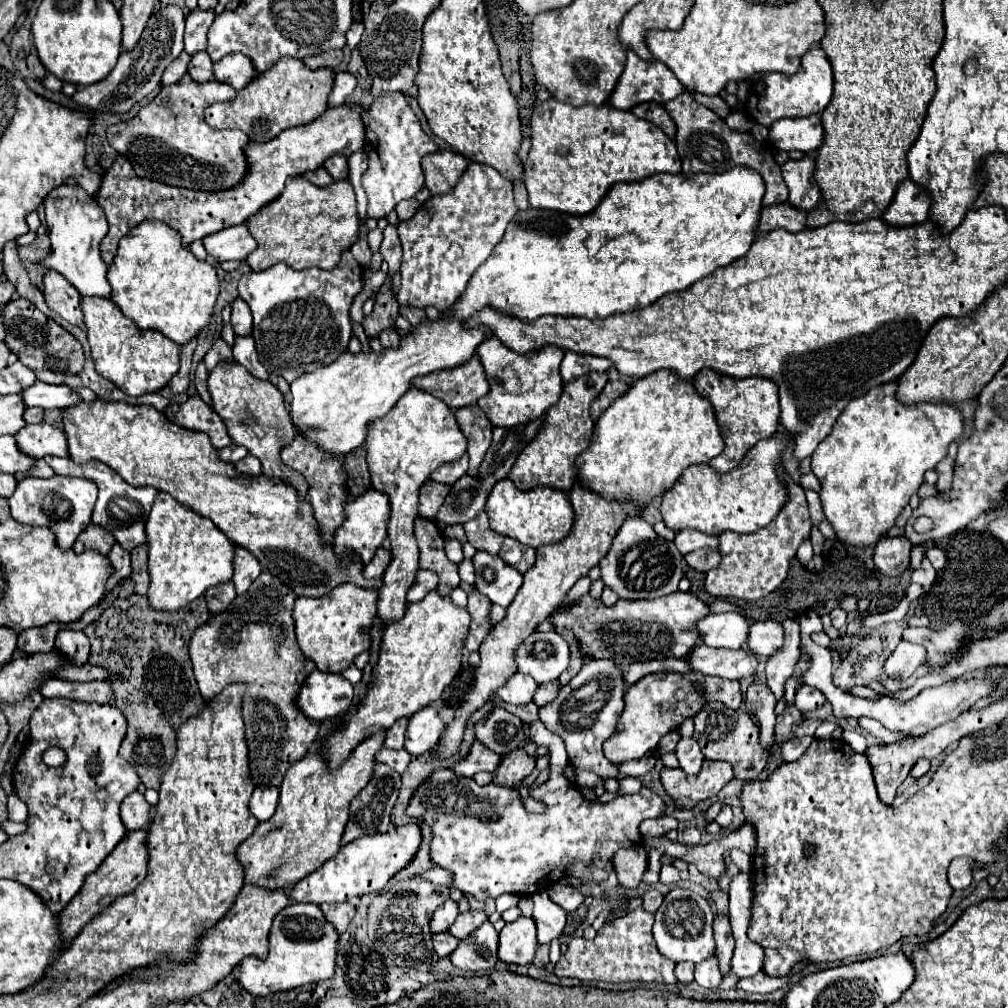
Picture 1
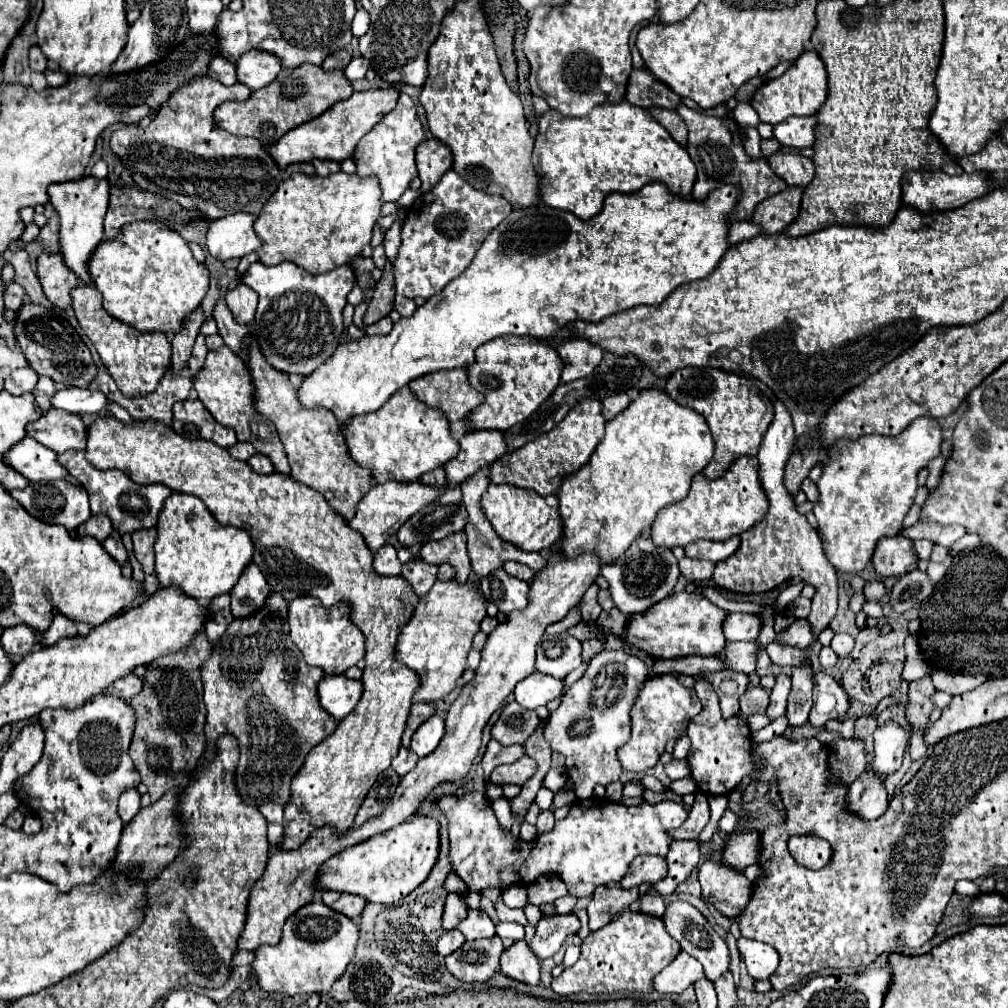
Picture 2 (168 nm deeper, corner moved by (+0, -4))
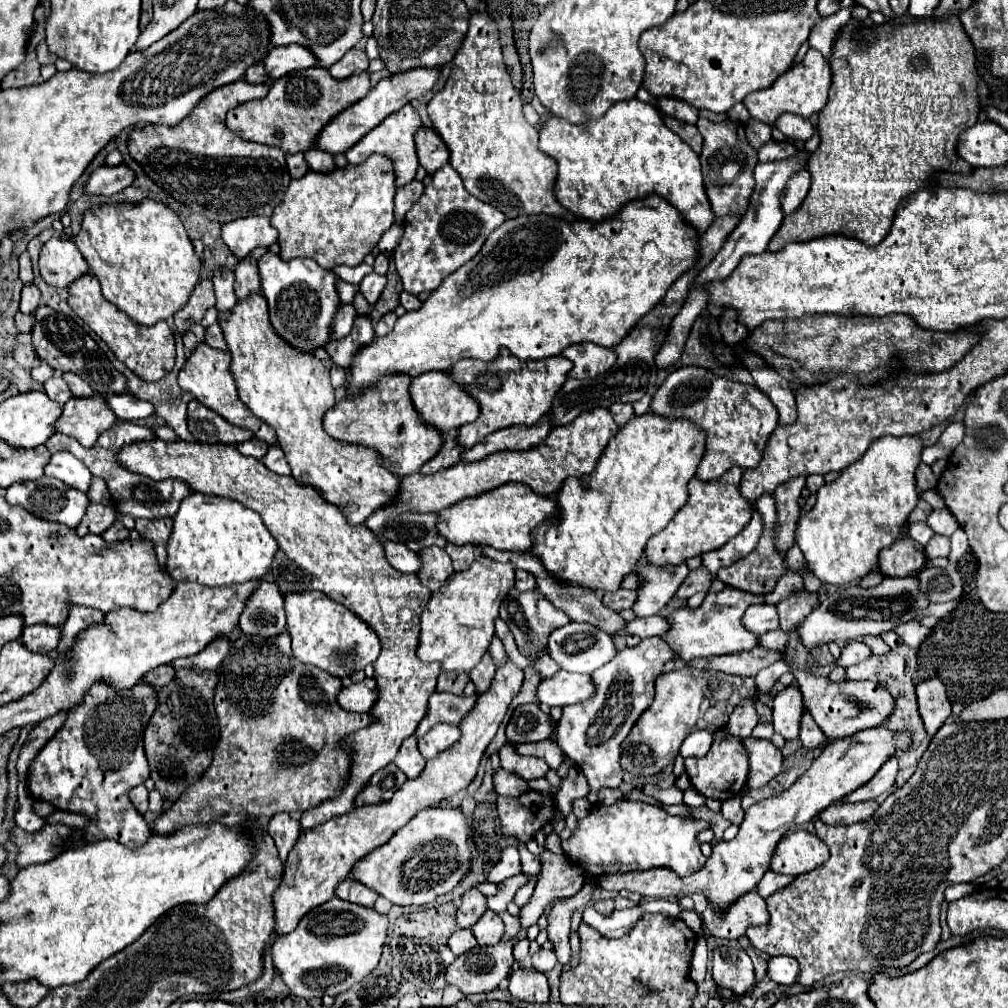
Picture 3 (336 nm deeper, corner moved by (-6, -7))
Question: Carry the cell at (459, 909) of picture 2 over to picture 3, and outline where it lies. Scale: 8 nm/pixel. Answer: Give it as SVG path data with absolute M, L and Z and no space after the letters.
M478 890L464 892L462 904L456 914L458 928L472 928L486 910L488 910L488 904L486 904L486 896L482 892L478 892Z

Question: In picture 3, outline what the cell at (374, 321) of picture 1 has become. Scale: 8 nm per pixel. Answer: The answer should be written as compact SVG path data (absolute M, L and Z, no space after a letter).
M390 264L390 270L388 270L386 278L388 278L388 284L386 284L384 292L380 294L378 302L372 306L372 312L370 312L370 318L374 322L378 322L384 314L392 312L400 304L398 298L400 298L400 292L402 292L402 282L400 282L400 276L398 276L394 264Z

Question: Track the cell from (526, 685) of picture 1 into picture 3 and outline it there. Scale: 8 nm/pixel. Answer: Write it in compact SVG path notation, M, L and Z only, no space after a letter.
M560 670L538 686L538 700L548 706L566 706L590 700L596 694L596 684L590 674Z

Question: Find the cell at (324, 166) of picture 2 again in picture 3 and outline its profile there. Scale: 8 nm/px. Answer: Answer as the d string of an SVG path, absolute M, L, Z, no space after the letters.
M318 148L308 150L308 152L304 152L304 158L306 158L308 166L316 172L330 172L336 168L332 154L328 154L326 150L318 150Z

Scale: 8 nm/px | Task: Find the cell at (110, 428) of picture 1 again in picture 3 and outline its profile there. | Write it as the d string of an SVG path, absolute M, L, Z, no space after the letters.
M164 440L136 442L122 448L118 462L152 480L178 478L188 482L194 492L246 502L248 508L254 508L262 516L280 546L272 570L268 572L268 580L272 580L284 594L322 590L376 630L382 642L382 652L374 662L374 680L380 690L378 702L372 708L374 722L344 738L344 748L352 752L348 786L340 796L306 810L300 824L302 828L314 828L334 816L350 812L356 794L374 770L394 762L400 744L414 734L426 714L428 698L436 690L442 666L438 666L438 662L426 664L416 656L420 614L430 598L430 590L416 574L400 574L388 564L384 544L368 526L348 524L340 510L324 502L312 486L300 486L292 476L280 476L268 470L262 460L242 456L232 444L192 444L184 440L174 444Z

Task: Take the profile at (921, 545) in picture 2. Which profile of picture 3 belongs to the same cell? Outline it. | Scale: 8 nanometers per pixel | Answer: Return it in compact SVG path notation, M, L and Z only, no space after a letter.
M912 524L910 526L910 536L916 540L916 542L920 542L922 546L926 546L928 544L928 540L934 536L934 532L932 532L932 528L928 528L926 524Z

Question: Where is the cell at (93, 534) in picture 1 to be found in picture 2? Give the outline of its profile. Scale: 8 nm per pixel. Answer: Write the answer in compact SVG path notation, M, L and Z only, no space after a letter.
M92 515L88 523L82 523L82 527L70 532L72 537L94 537L98 543L104 543L112 533L112 523L106 519L106 515Z

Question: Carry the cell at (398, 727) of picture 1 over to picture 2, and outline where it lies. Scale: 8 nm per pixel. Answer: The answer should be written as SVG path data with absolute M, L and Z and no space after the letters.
M418 705L418 707L412 707L410 709L410 715L408 715L408 721L406 721L406 731L402 735L402 747L408 747L410 745L410 739L414 735L414 731L424 723L426 717L434 715L434 707L432 705Z

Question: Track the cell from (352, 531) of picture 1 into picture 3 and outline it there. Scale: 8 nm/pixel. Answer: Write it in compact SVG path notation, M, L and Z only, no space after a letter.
M594 408L592 412L580 414L572 424L554 428L542 444L538 444L530 450L524 450L524 452L500 450L500 452L488 454L484 460L478 460L478 462L462 462L460 460L458 464L442 468L434 474L414 472L414 474L402 478L398 500L392 506L372 514L366 522L366 526L376 536L380 536L380 530L384 530L384 522L388 522L388 518L392 518L392 514L400 514L406 510L410 510L410 512L438 512L444 506L460 502L462 498L478 496L482 492L494 490L506 482L520 482L520 484L530 486L536 494L554 496L560 490L564 478L584 476L596 468L600 454L608 446L610 438L616 436L616 432L618 432L618 424L612 420L610 412L606 408Z

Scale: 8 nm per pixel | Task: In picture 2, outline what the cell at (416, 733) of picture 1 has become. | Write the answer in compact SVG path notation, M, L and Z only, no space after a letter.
M434 713L430 719L426 719L426 721L418 727L416 733L412 735L410 749L412 749L418 757L426 757L426 755L430 755L430 753L438 747L442 735L444 735L444 719L442 719L438 713Z

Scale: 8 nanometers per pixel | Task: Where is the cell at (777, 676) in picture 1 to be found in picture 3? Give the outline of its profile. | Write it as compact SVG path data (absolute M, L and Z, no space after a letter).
M794 686L784 688L774 698L774 730L784 740L794 740L800 734L800 720L802 720L802 698L800 690Z

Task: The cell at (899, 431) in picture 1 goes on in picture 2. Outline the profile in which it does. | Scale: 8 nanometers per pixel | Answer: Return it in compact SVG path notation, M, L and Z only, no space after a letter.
M920 417L914 419L896 437L862 435L858 439L838 439L838 443L834 441L834 445L828 447L830 451L826 451L820 461L822 475L816 481L820 499L814 505L814 515L818 519L820 537L824 537L824 553L836 569L844 573L862 571L870 563L878 539L896 537L904 529L902 521L914 503L918 473L920 469L928 467L932 459L940 455L940 445L942 445L942 429L938 421L934 417Z

